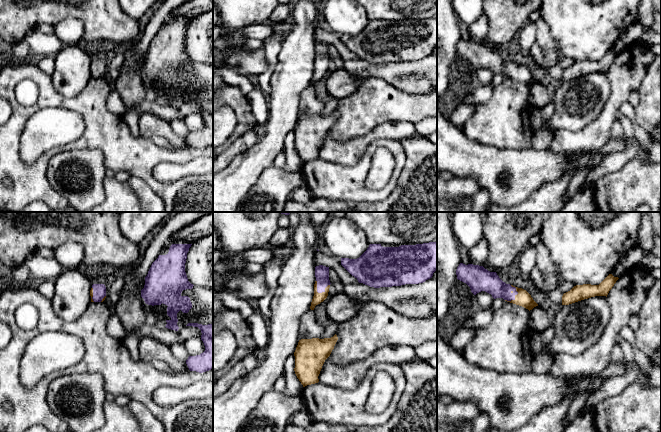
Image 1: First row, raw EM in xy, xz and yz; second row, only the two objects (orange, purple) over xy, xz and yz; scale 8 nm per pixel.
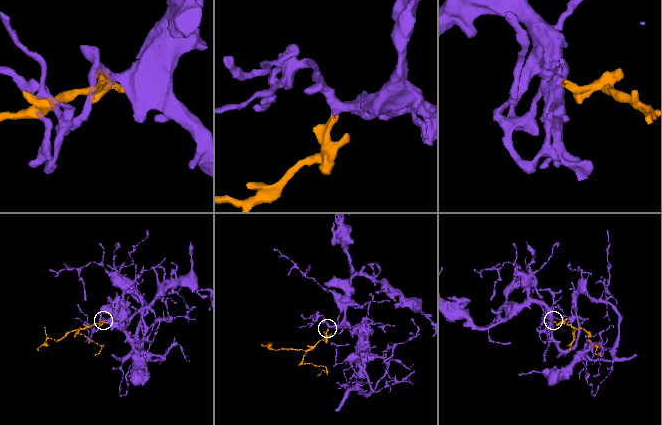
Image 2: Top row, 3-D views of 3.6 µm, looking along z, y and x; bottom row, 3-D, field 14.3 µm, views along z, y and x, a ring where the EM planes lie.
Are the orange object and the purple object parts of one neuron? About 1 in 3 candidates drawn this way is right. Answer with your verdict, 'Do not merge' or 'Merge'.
Merge

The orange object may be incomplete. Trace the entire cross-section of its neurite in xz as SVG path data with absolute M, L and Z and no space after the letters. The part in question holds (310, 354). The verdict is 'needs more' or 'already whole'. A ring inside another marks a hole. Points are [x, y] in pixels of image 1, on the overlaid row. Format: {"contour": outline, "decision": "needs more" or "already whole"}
{"contour": "M336 334L331 338L299 340L294 352L294 371L303 387L319 382L318 376L322 366L330 356L337 340Z", "decision": "already whole"}

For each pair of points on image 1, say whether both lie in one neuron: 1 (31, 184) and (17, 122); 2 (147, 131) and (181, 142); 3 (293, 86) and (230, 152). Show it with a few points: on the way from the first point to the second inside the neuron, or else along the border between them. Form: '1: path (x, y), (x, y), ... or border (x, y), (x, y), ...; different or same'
1: path (16, 169), (11, 164), (11, 137); same
2: path (155, 130), (164, 130), (173, 139); same
3: border (259, 138), (255, 144), (240, 153); different

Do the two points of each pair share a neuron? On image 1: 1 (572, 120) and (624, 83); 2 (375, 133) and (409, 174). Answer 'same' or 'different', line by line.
1: different
2: different

